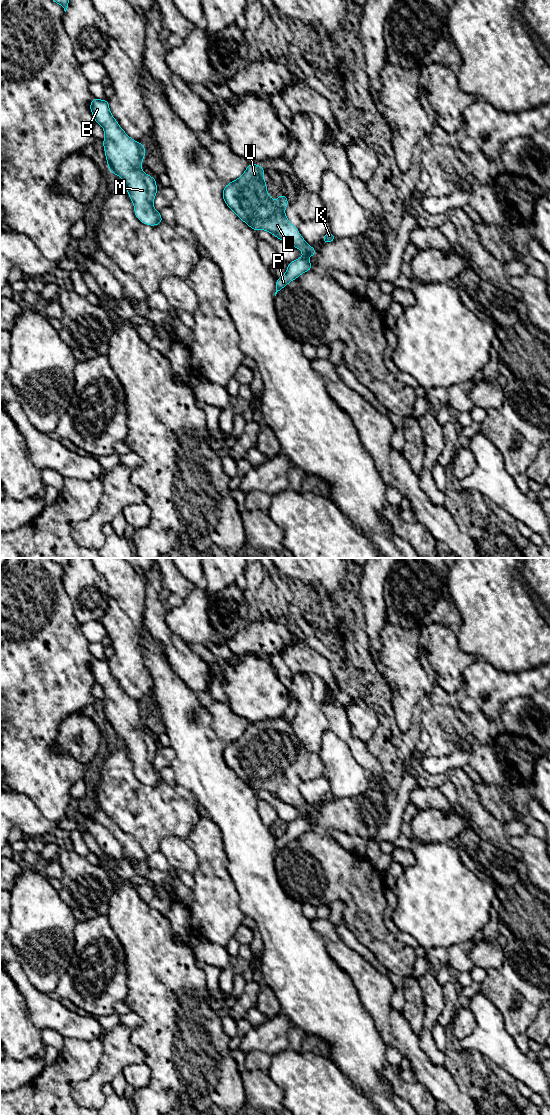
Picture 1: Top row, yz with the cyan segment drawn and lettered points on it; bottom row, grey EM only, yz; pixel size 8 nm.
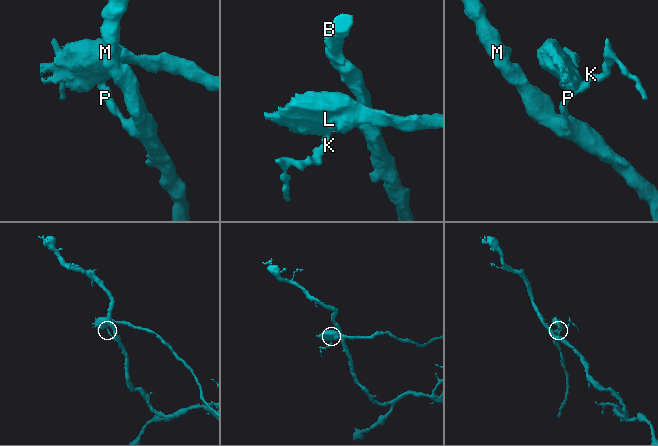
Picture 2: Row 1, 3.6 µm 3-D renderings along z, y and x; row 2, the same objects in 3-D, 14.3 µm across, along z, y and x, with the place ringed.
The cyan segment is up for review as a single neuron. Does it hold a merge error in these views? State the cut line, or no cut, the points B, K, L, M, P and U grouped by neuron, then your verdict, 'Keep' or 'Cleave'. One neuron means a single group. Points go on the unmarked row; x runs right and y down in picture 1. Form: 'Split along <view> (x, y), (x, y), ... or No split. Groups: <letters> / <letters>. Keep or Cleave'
Split along yz (305, 803), (300, 809). Groups: B K M P / L U. Cleave

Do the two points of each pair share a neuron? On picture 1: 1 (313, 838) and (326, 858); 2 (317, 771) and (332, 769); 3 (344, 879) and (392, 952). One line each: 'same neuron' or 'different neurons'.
1: same neuron
2: different neurons
3: same neuron

